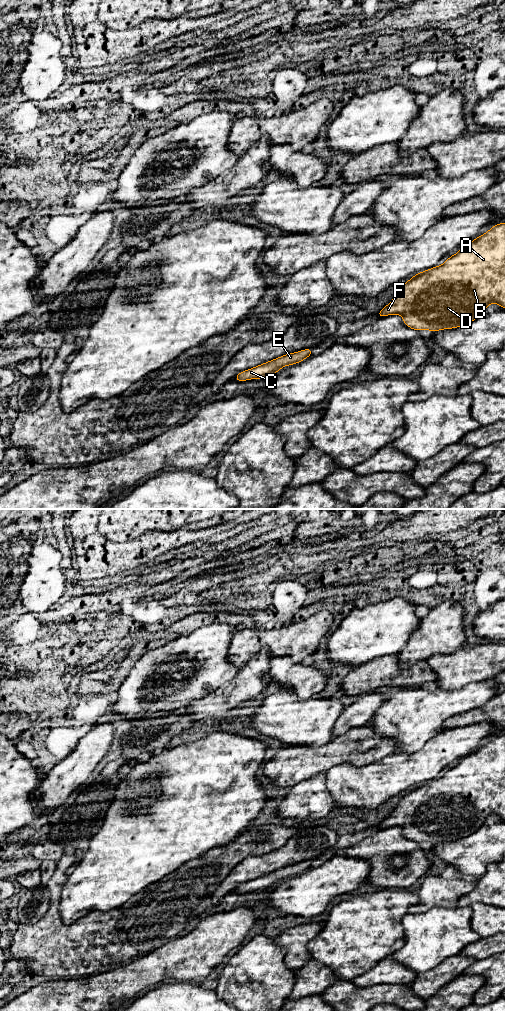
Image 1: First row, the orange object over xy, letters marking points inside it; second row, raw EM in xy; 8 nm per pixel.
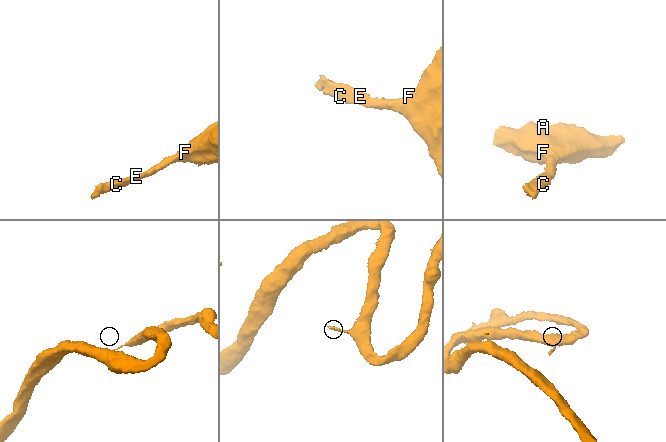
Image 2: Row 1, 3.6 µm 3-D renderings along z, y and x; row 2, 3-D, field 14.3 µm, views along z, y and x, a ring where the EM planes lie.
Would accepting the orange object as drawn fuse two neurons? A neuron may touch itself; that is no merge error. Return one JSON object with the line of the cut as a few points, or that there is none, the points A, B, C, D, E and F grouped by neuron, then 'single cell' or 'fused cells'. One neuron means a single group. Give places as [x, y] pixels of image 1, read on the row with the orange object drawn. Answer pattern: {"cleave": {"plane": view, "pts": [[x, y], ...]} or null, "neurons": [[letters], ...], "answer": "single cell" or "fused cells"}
{"cleave": null, "neurons": [["A", "B", "C", "D", "E", "F"]], "answer": "single cell"}

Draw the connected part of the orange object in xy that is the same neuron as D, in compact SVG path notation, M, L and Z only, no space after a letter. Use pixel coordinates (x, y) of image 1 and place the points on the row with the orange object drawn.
M506 223L494 225L444 264L412 276L377 315L380 318L398 314L407 327L434 333L473 322L492 303L506 310Z

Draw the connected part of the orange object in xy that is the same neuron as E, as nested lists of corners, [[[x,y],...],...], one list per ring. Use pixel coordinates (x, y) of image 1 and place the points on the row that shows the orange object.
[[[312,348],[285,354],[283,356],[260,364],[256,367],[242,371],[239,374],[237,374],[234,379],[236,379],[238,382],[242,382],[251,379],[272,377],[283,367],[300,363],[304,359],[310,357],[311,355],[312,355]]]

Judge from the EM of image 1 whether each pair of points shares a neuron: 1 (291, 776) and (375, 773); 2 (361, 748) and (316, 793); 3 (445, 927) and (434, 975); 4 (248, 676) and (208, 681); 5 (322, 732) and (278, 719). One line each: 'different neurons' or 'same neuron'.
1: different neurons
2: different neurons
3: different neurons
4: different neurons
5: same neuron

